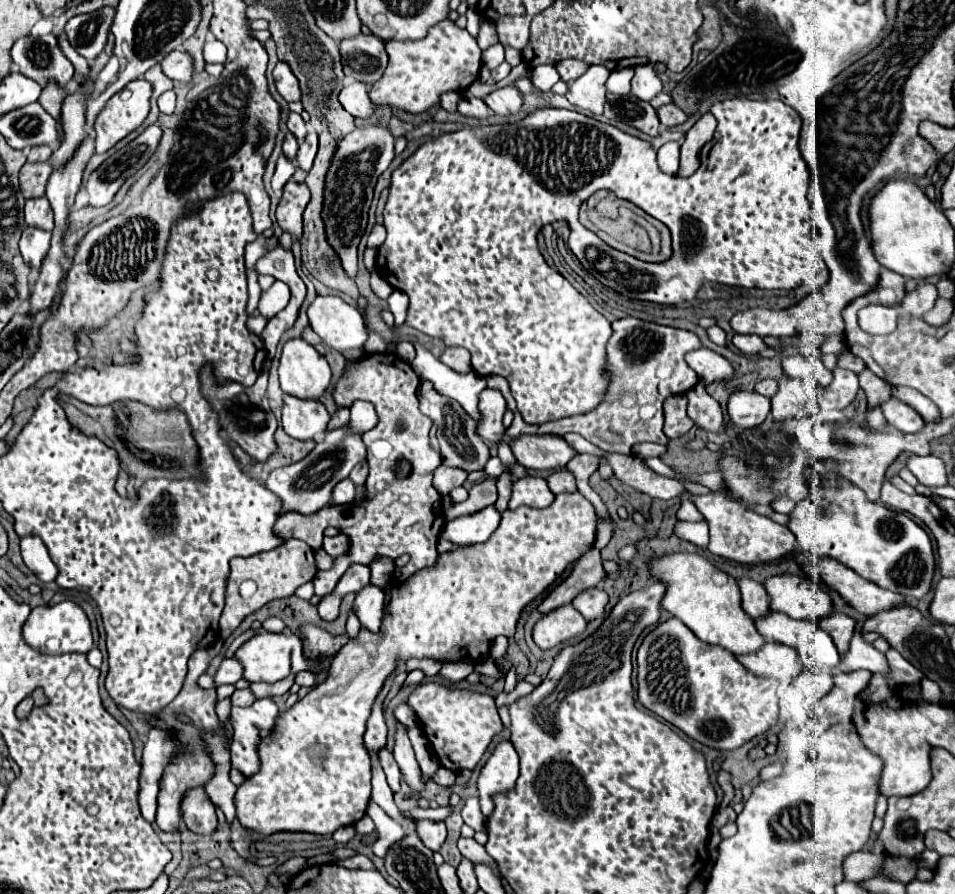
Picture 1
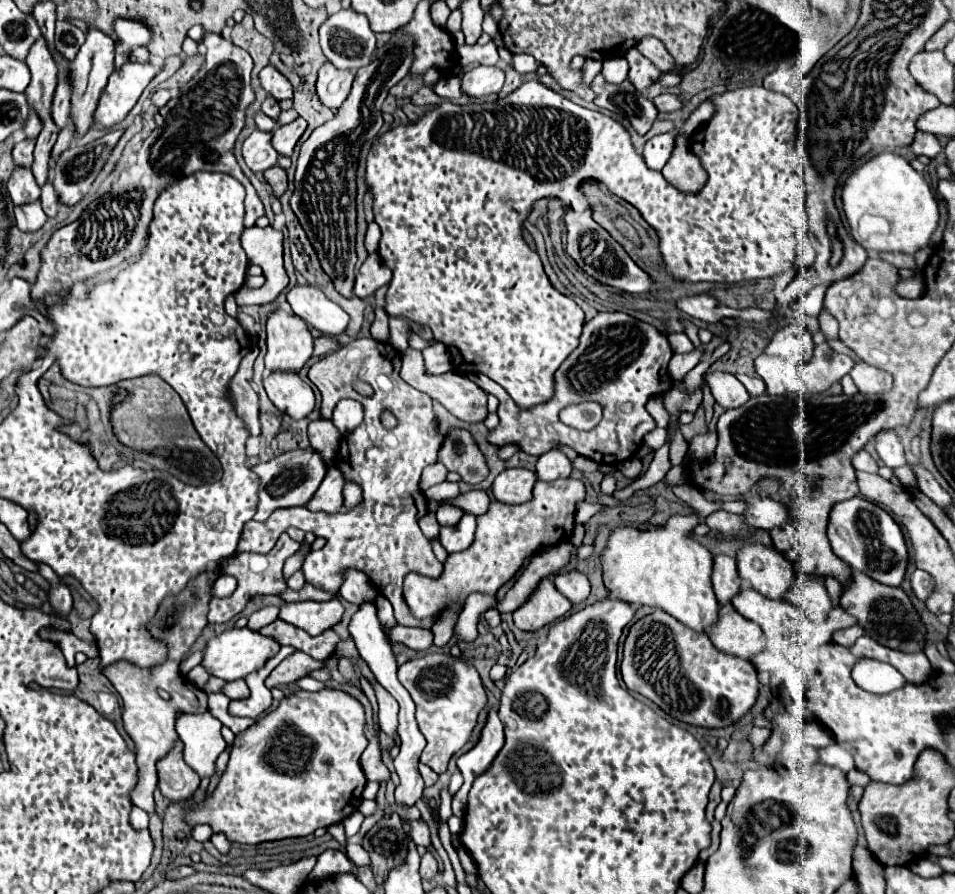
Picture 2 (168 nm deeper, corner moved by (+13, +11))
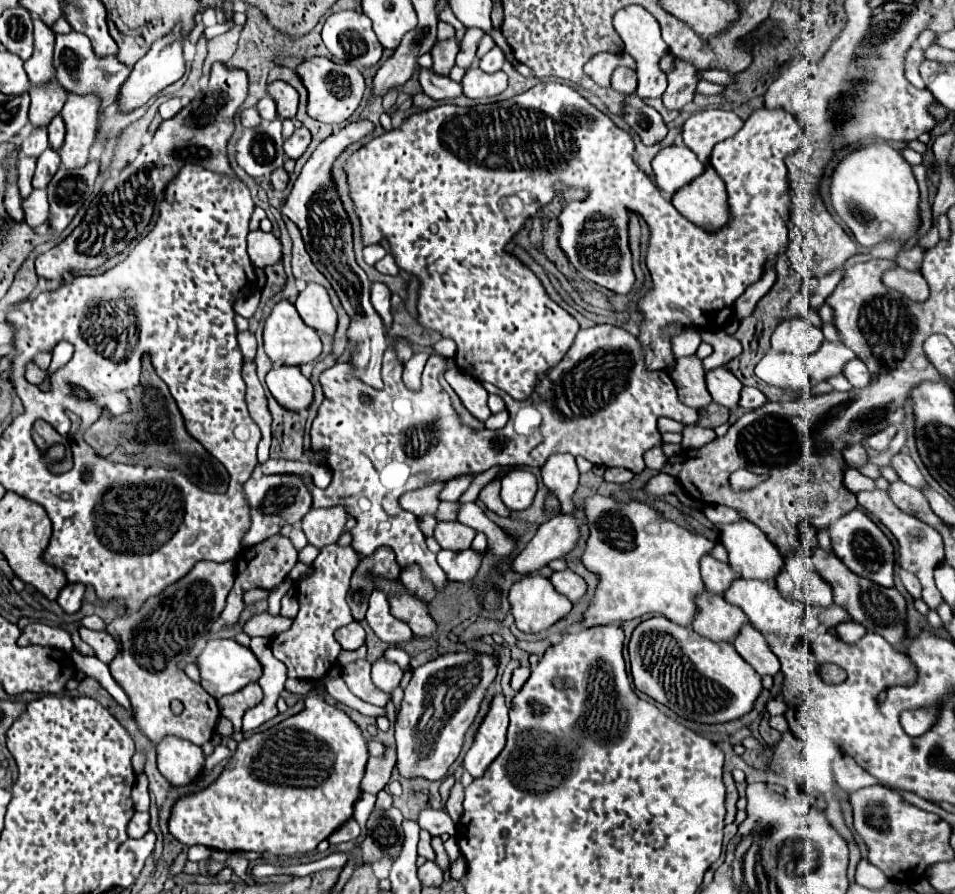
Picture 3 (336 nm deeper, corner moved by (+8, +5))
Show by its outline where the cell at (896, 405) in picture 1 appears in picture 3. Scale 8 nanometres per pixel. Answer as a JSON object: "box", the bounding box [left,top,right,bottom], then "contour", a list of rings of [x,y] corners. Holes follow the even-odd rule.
{"box":[843,357,869,387],"contour":[[[857,357],[853,361],[849,361],[849,365],[845,365],[843,369],[843,375],[847,377],[847,381],[853,385],[853,387],[867,387],[869,385],[869,371],[865,367],[863,361],[859,361]]]}

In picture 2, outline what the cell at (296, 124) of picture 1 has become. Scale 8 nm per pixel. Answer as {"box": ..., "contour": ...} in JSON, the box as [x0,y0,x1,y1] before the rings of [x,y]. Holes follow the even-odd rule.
{"box":[262,97,280,119],"contour":[[[268,97],[264,103],[262,103],[262,113],[266,113],[268,117],[272,119],[278,119],[280,117],[280,105],[274,97]]]}

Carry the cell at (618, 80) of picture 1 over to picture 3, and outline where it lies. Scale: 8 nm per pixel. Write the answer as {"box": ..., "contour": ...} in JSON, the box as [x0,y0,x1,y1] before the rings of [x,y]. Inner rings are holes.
{"box":[611,67,637,93],"contour":[[[617,67],[611,75],[611,87],[615,91],[621,91],[621,93],[635,93],[637,89],[637,75],[633,69],[627,69],[627,67]]]}

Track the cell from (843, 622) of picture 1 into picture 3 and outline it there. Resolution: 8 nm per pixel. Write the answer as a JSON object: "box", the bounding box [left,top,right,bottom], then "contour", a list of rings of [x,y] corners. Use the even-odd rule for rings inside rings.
{"box":[775,551,833,609],"contour":[[[797,551],[783,557],[783,569],[775,577],[775,585],[785,597],[797,599],[807,607],[825,609],[833,603],[831,587],[821,581],[817,571],[811,565],[811,559],[799,555]]]}

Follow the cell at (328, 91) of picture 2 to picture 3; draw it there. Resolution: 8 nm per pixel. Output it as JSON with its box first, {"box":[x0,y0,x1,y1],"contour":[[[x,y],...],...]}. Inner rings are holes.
{"box":[295,57,365,125],"contour":[[[309,57],[301,61],[295,73],[297,77],[301,77],[301,83],[307,89],[307,113],[321,123],[329,123],[329,125],[345,123],[359,107],[365,95],[363,75],[353,65],[337,65],[325,57]]]}

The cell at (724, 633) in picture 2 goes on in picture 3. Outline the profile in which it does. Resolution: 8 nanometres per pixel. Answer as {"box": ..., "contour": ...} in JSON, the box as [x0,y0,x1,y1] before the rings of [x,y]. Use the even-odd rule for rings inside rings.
{"box":[693,591,747,643],"contour":[[[703,591],[695,597],[695,603],[697,615],[693,619],[693,629],[711,641],[731,643],[747,623],[747,615],[735,605],[729,605],[721,595]]]}

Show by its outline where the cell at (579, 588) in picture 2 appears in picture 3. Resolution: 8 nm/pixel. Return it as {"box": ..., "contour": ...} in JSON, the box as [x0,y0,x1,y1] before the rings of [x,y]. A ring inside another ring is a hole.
{"box":[549,569,587,603],"contour":[[[569,569],[559,571],[559,573],[553,573],[553,575],[549,577],[549,581],[551,581],[553,587],[555,587],[561,595],[565,595],[571,603],[579,601],[579,599],[585,595],[585,589],[587,589],[585,581],[583,581],[577,573],[573,573],[573,571],[569,571]]]}

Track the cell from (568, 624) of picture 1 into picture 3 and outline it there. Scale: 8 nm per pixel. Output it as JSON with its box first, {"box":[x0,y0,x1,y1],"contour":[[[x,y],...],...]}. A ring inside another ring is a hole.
{"box":[507,575,573,633],"contour":[[[527,575],[513,583],[507,599],[515,625],[523,633],[537,633],[551,627],[573,607],[565,595],[555,591],[549,579],[539,575]]]}

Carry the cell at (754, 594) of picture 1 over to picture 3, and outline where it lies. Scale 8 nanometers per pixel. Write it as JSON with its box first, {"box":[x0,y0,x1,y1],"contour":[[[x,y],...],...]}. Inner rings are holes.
{"box":[701,553,735,595],"contour":[[[707,553],[705,557],[701,557],[701,579],[709,593],[723,595],[725,589],[729,589],[729,585],[733,583],[735,575],[727,563],[721,563]]]}

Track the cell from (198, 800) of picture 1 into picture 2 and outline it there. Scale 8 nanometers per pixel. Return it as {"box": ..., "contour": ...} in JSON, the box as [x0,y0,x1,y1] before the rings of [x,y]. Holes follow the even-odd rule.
{"box":[158,741,200,803],"contour":[[[178,741],[176,747],[158,763],[158,789],[162,795],[176,803],[186,801],[194,795],[200,785],[200,777],[184,763],[182,759],[182,743]]]}

